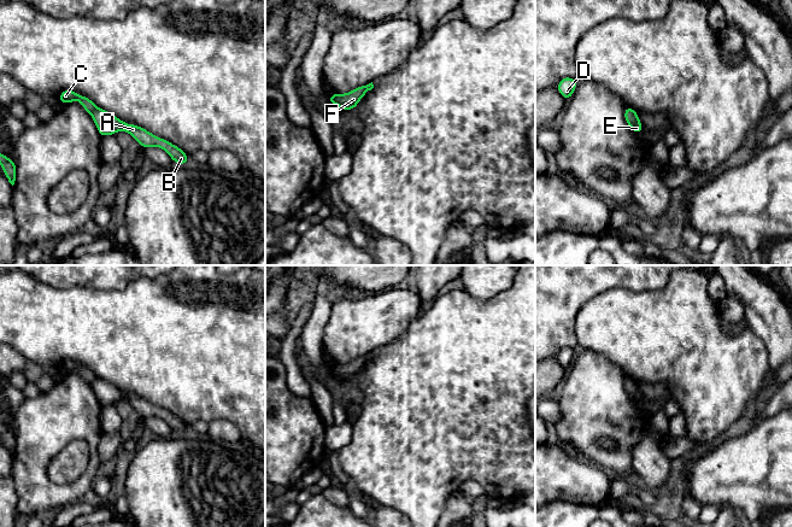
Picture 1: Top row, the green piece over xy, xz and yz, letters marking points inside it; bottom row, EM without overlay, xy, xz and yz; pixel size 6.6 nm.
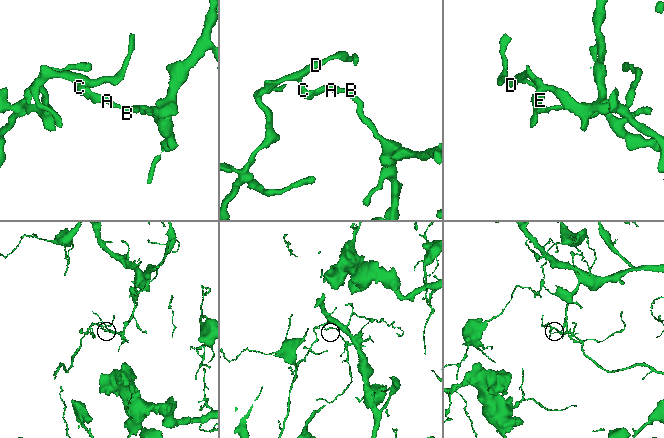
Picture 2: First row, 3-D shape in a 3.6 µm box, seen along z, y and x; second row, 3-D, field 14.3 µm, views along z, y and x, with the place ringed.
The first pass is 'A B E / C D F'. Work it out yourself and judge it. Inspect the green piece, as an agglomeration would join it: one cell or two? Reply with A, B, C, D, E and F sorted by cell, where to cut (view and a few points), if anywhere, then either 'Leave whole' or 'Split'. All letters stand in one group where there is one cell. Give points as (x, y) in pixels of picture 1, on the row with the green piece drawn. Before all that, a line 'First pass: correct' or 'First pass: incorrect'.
First pass: correct
Groups: A B E / C D F. Split along xy (97, 107), (91, 113). Split

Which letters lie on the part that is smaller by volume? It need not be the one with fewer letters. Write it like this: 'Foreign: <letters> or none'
Foreign: C, D, F

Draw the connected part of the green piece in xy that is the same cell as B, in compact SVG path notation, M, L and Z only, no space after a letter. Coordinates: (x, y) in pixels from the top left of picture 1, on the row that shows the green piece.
M96 107L95 111L92 113L92 118L102 137L113 135L119 130L124 130L129 133L143 148L152 146L160 147L169 153L175 163L187 164L189 162L188 156L181 148L172 145L168 140L157 137L146 129L135 124L127 124L117 118L115 115L102 109Z

